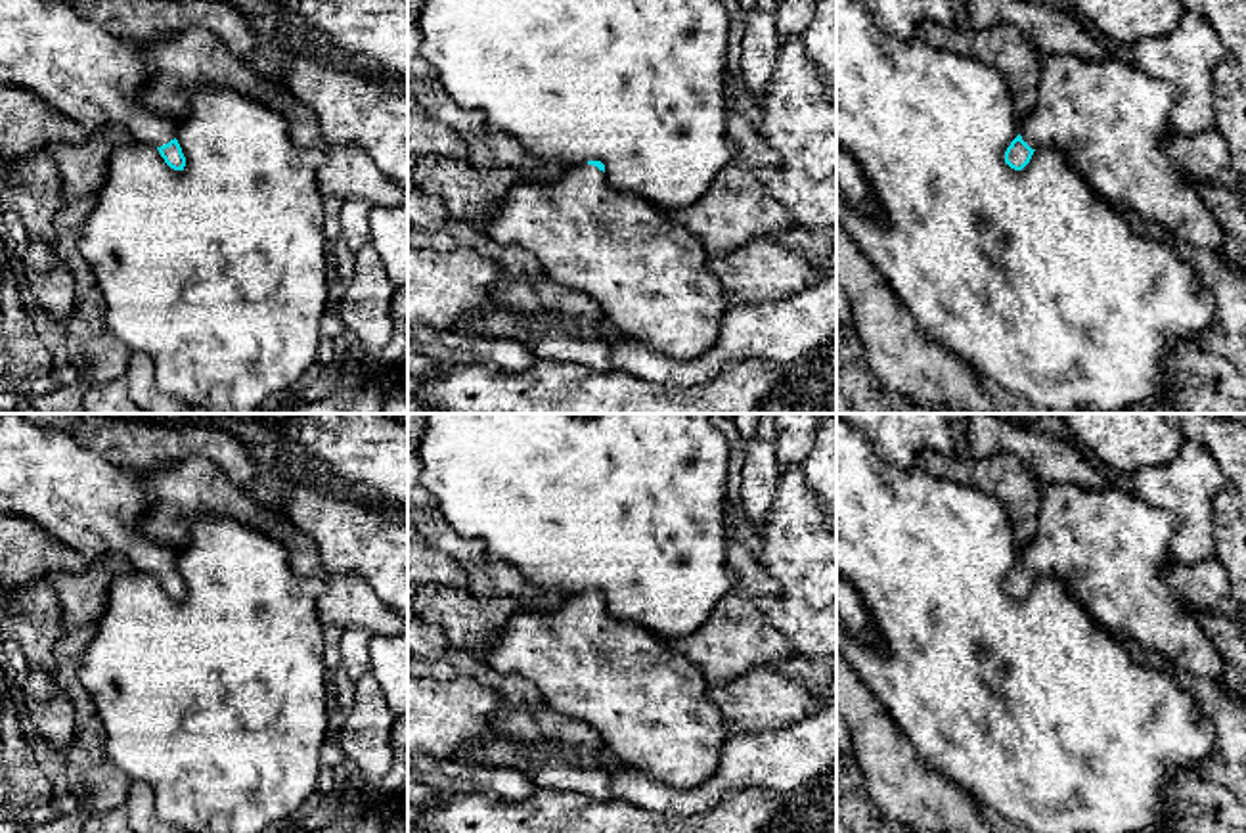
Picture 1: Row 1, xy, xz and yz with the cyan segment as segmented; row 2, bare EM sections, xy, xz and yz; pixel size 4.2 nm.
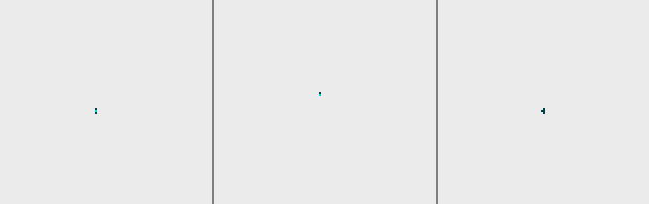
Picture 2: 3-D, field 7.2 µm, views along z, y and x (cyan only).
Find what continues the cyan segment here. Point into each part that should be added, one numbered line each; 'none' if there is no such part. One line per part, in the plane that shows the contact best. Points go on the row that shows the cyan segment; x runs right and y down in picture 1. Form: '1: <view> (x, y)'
1: xy (46, 46)

